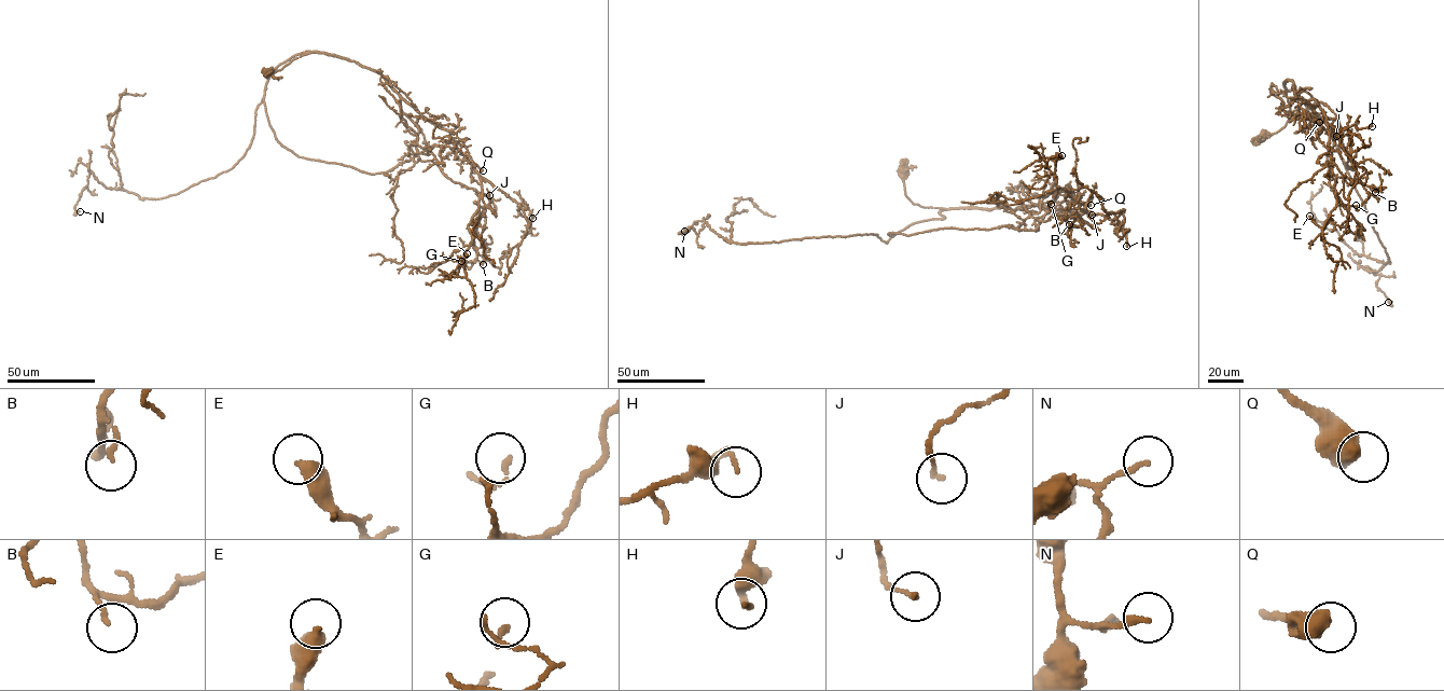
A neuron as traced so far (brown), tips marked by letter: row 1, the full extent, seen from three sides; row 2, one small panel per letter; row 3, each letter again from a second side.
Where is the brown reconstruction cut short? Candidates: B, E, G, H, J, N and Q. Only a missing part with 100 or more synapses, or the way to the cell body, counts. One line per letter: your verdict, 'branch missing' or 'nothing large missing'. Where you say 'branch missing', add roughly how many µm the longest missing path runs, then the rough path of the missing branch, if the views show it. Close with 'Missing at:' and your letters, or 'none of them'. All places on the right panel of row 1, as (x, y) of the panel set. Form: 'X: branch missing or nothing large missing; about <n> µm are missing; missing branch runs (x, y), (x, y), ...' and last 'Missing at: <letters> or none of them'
B: nothing large missing
E: nothing large missing
G: nothing large missing
H: nothing large missing
J: nothing large missing
N: nothing large missing
Q: nothing large missing
Missing at: none of them

